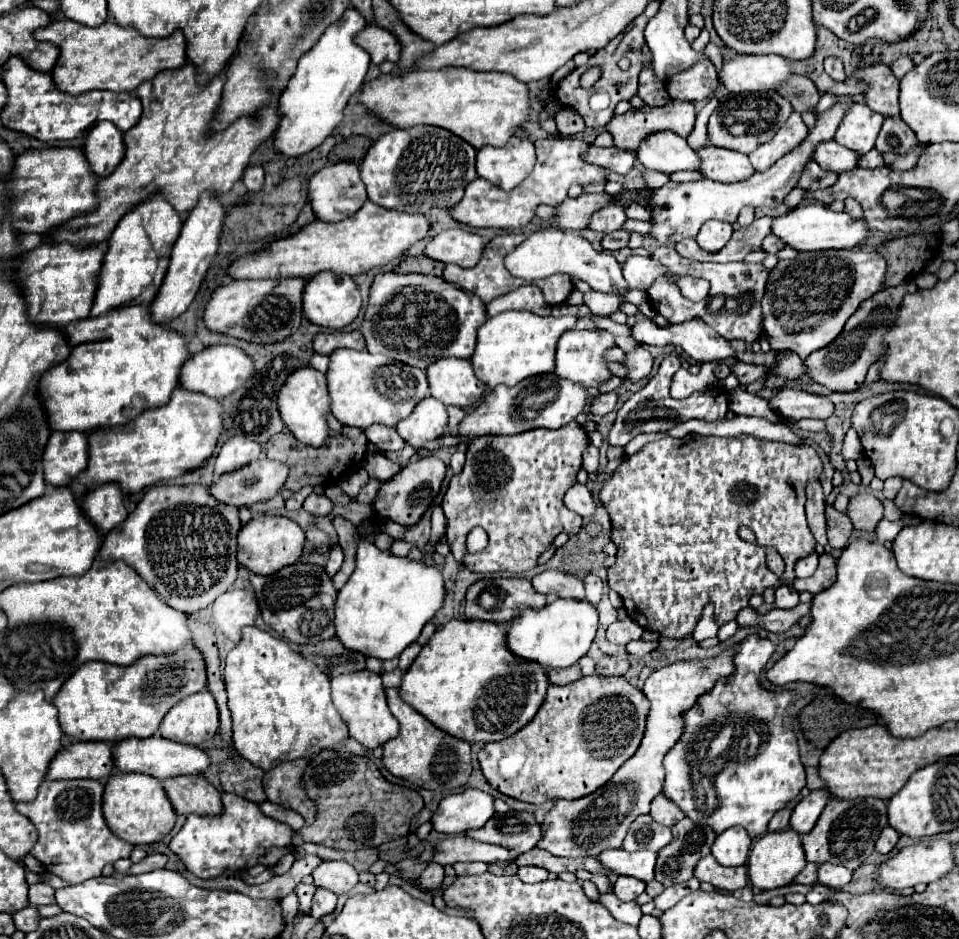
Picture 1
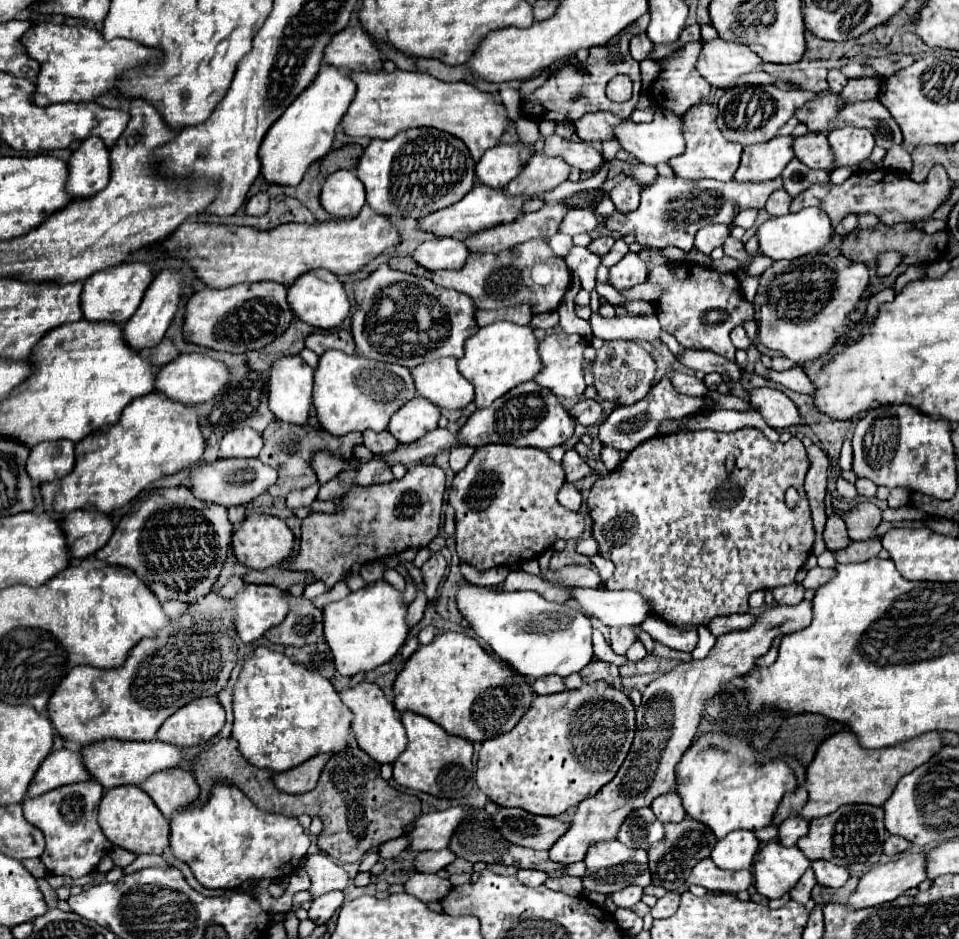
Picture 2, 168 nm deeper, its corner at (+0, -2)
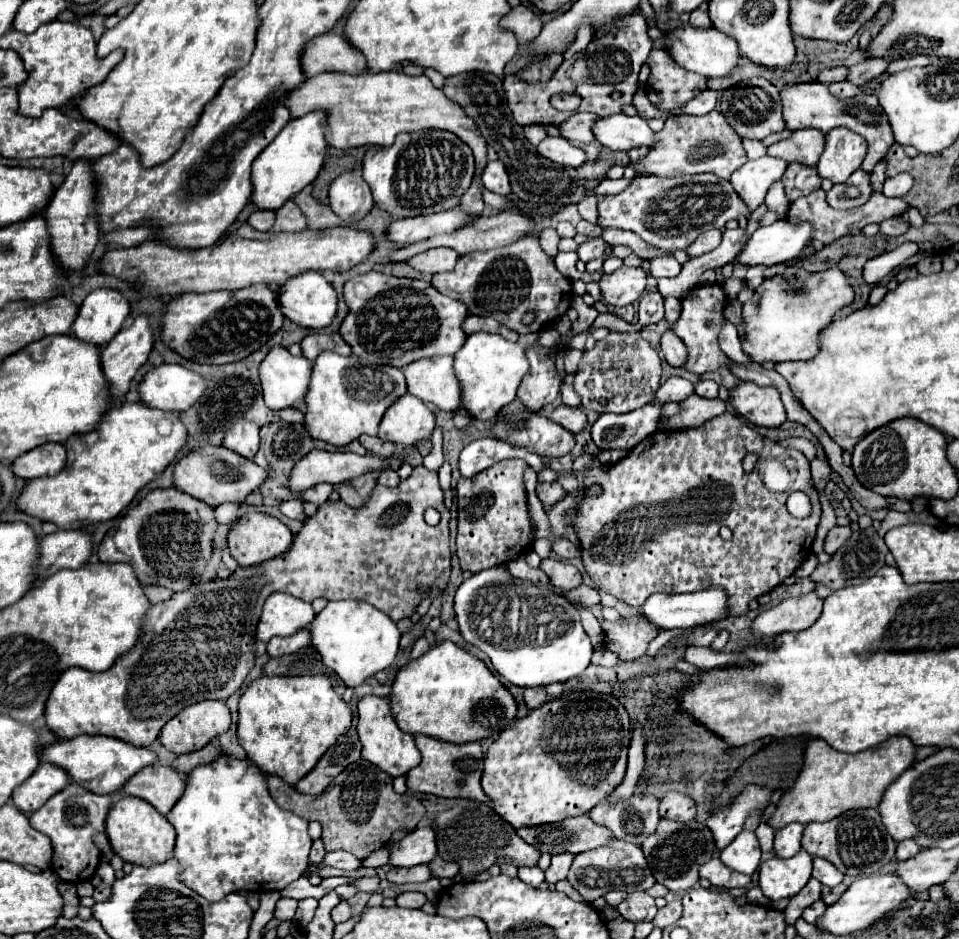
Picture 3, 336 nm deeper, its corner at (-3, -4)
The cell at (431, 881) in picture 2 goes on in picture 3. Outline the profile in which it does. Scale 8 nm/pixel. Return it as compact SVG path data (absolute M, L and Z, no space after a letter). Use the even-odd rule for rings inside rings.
M404 892L396 898L396 906L400 908L422 908L426 902L426 896L420 892Z

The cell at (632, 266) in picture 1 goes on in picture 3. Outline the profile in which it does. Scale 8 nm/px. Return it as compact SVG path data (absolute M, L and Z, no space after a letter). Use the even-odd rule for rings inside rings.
M622 266L612 274L602 274L600 292L606 304L628 306L636 302L646 290L646 272L642 268Z

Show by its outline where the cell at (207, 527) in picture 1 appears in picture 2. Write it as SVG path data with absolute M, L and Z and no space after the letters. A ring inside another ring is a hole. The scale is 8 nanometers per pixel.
M175 486L175 488L157 488L145 500L137 502L129 514L121 518L113 538L95 552L95 556L107 564L127 566L131 568L157 596L159 602L165 600L179 600L179 602L195 602L207 596L217 582L221 568L227 562L229 542L233 536L233 524L227 518L227 508L221 504L211 504L195 498L189 486Z

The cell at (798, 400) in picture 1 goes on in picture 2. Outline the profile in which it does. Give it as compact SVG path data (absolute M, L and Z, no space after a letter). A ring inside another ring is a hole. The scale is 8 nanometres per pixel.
M767 386L751 390L749 402L765 418L765 422L775 430L799 426L803 420L795 402L789 396L785 396L781 390L767 388Z

